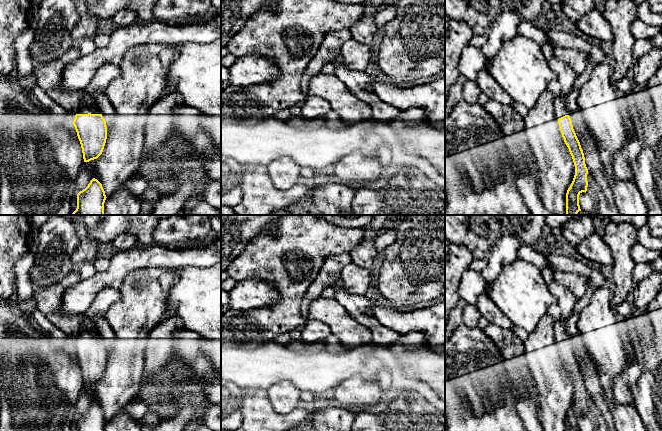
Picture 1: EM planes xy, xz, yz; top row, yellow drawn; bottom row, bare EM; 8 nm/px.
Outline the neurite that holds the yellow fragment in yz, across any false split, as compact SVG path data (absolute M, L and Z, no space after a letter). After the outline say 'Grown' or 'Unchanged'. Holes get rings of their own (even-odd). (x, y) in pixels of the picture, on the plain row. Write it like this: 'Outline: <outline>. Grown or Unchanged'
Outline: M548 265L540 268L540 272L557 299L557 302L548 309L547 315L555 321L555 343L558 344L562 361L575 389L575 399L566 417L566 431L580 431L579 419L582 416L586 416L588 411L588 393L585 388L583 374L565 330L566 320L570 316L578 299L568 288L554 280L554 272Z. Grown

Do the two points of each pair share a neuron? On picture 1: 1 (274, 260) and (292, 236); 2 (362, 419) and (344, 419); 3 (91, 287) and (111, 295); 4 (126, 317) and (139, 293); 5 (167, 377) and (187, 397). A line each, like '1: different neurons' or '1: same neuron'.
1: same neuron
2: different neurons
3: different neurons
4: same neuron
5: same neuron

